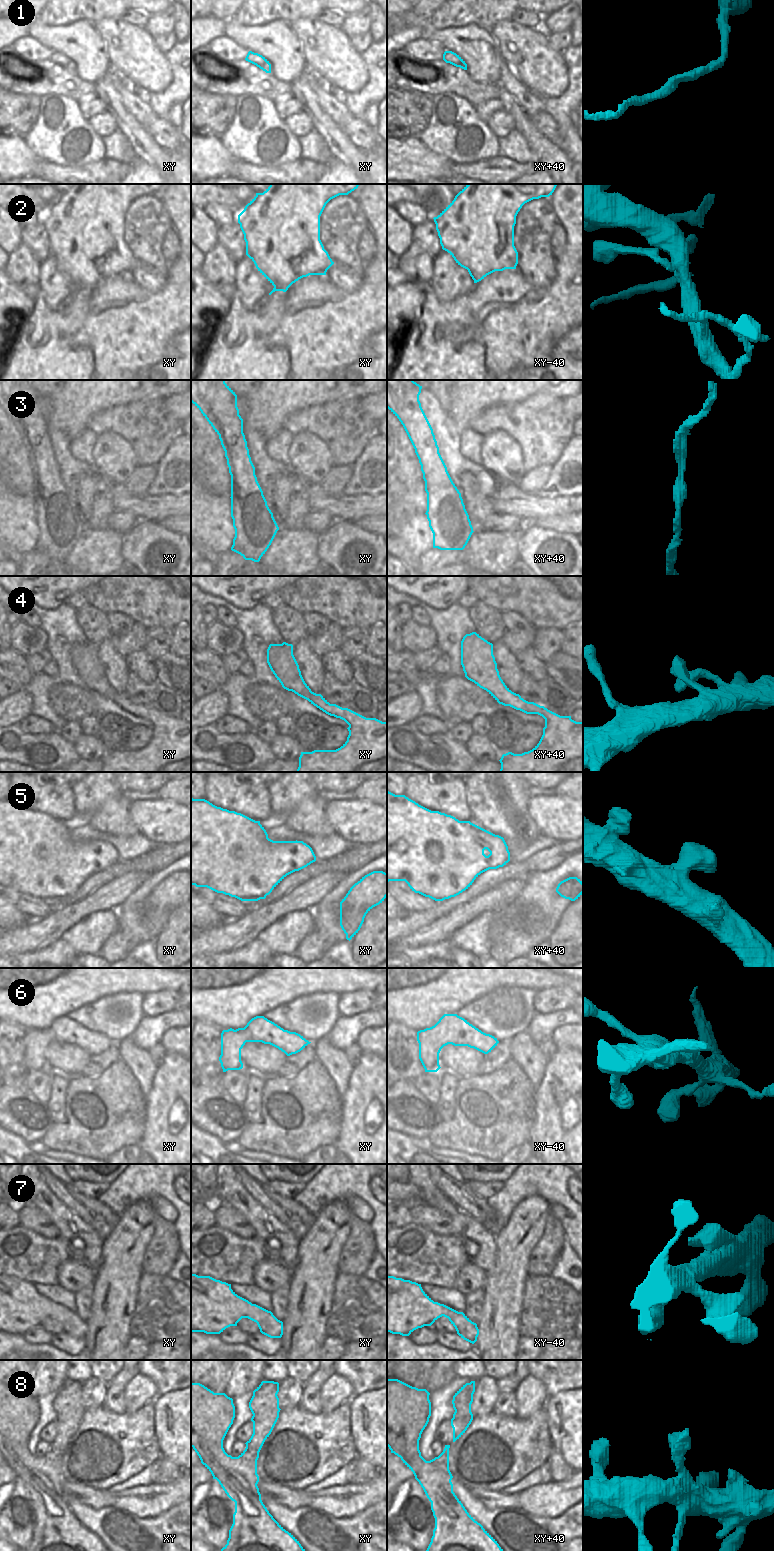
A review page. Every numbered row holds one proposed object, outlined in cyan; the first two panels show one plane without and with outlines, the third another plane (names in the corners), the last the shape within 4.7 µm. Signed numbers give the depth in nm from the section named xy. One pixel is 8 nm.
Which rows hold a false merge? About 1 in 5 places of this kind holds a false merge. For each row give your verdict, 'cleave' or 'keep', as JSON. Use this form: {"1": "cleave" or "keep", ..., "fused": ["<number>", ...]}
{"1": "keep", "2": "cleave", "3": "keep", "4": "keep", "5": "keep", "6": "keep", "7": "keep", "8": "keep", "fused": ["2"]}

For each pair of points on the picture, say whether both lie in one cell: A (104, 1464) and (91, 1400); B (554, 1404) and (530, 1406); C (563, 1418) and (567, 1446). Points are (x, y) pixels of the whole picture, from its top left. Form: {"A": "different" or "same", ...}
{"A": "different", "B": "different", "C": "same"}

